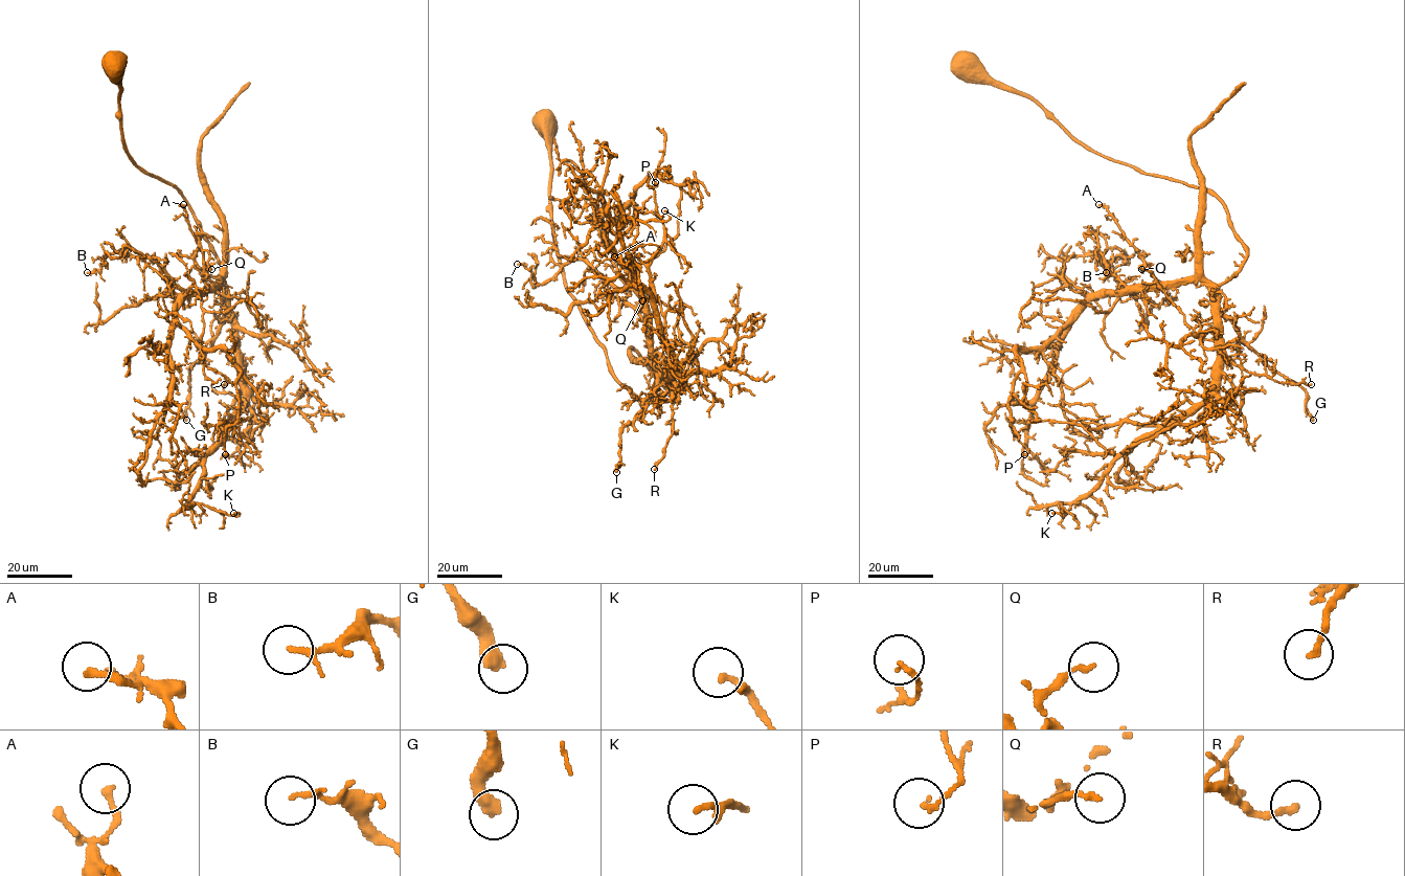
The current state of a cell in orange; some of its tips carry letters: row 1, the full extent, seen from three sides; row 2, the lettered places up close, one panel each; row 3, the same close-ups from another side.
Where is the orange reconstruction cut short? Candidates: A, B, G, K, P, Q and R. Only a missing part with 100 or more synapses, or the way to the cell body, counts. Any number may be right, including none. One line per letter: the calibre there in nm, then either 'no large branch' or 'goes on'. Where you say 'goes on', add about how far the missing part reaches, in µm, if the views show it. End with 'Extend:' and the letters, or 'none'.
A: calibre 200 nm; no large branch
B: calibre 180 nm; no large branch
G: calibre 440 nm; no large branch
K: calibre 200 nm; no large branch
P: calibre 160 nm; no large branch
Q: calibre 150 nm; no large branch
R: calibre 200 nm; no large branch
Extend: none

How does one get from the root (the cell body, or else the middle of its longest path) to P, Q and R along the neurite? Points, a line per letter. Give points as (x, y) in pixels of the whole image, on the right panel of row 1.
P: (965, 63), (1101, 154), (1208, 189), (1246, 252), (1223, 283), (1106, 291), (1017, 347), (1009, 409), (1024, 454)
Q: (965, 63), (1032, 96), (1101, 154), (1208, 189), (1246, 252), (1242, 267), (1219, 284), (1159, 282), (1141, 269)
R: (965, 63), (1032, 96), (1101, 154), (1208, 189), (1246, 252), (1219, 287), (1221, 351), (1248, 372), (1311, 384)

